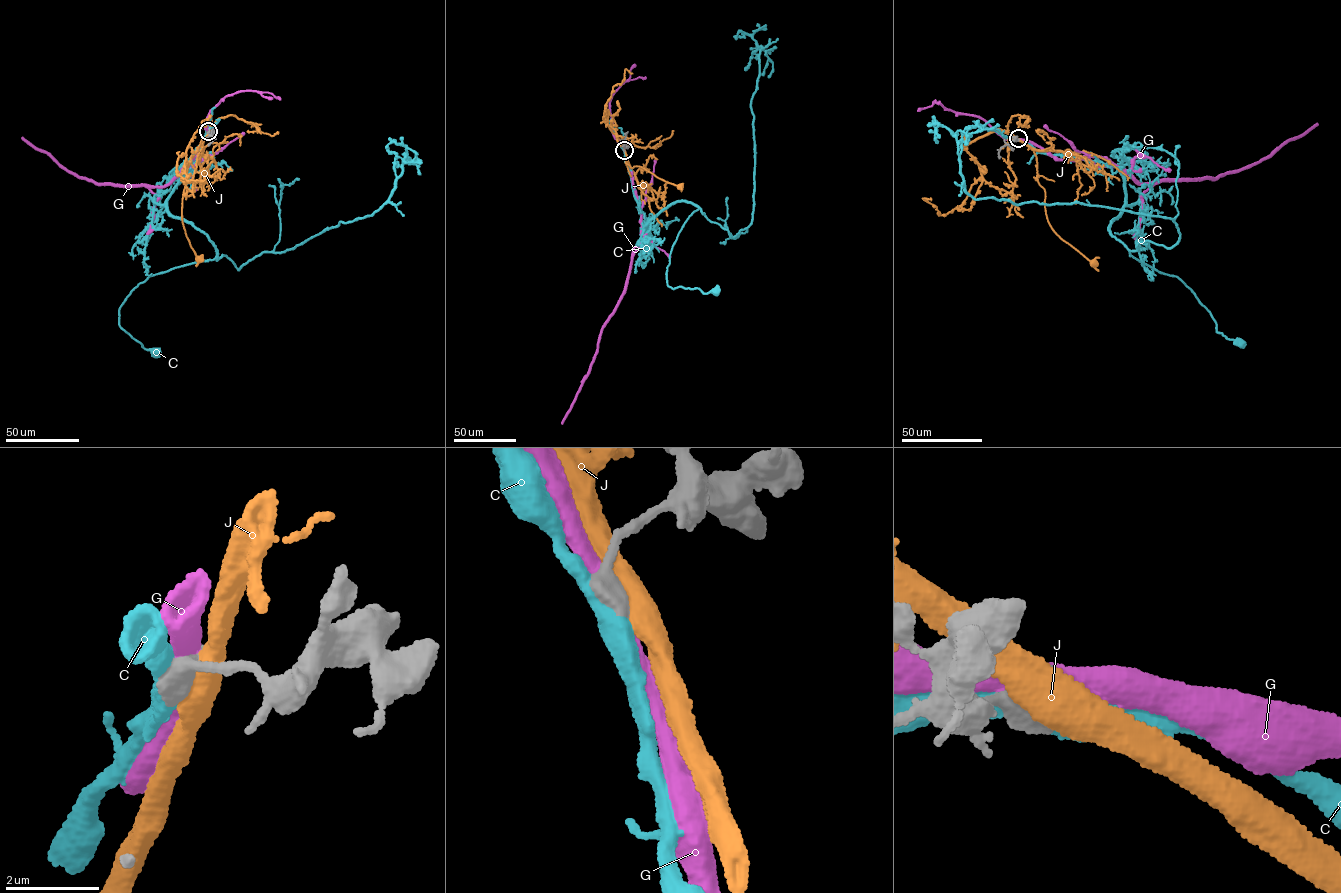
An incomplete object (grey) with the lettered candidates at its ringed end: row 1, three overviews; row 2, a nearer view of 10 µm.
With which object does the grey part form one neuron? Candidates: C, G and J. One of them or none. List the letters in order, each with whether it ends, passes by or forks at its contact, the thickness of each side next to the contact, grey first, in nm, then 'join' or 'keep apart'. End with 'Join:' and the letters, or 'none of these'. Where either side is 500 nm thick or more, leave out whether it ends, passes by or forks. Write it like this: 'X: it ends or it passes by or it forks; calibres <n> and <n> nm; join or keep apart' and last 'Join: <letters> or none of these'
C: calibres 700 and 480 nm; keep apart
G: calibres 650 and 480 nm; keep apart
J: calibres 650 and 600 nm; keep apart
Join: none of these

